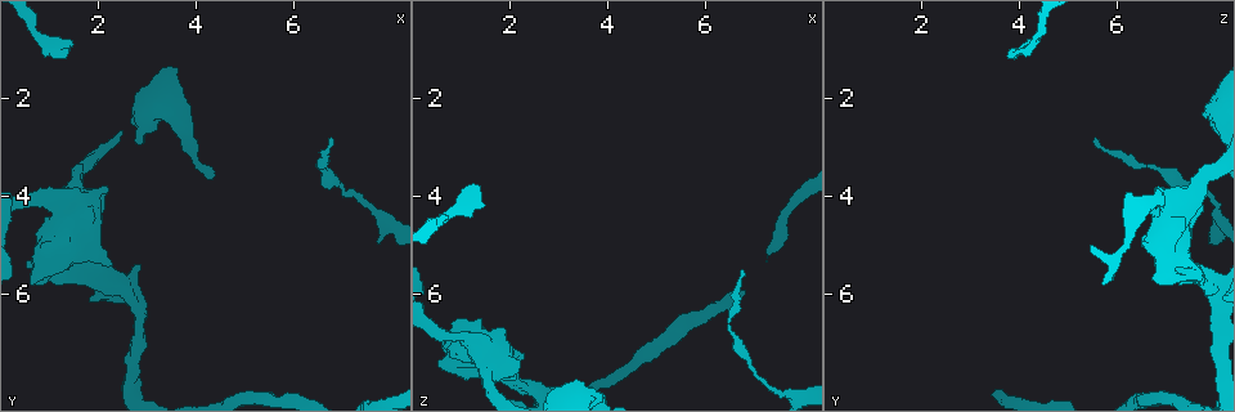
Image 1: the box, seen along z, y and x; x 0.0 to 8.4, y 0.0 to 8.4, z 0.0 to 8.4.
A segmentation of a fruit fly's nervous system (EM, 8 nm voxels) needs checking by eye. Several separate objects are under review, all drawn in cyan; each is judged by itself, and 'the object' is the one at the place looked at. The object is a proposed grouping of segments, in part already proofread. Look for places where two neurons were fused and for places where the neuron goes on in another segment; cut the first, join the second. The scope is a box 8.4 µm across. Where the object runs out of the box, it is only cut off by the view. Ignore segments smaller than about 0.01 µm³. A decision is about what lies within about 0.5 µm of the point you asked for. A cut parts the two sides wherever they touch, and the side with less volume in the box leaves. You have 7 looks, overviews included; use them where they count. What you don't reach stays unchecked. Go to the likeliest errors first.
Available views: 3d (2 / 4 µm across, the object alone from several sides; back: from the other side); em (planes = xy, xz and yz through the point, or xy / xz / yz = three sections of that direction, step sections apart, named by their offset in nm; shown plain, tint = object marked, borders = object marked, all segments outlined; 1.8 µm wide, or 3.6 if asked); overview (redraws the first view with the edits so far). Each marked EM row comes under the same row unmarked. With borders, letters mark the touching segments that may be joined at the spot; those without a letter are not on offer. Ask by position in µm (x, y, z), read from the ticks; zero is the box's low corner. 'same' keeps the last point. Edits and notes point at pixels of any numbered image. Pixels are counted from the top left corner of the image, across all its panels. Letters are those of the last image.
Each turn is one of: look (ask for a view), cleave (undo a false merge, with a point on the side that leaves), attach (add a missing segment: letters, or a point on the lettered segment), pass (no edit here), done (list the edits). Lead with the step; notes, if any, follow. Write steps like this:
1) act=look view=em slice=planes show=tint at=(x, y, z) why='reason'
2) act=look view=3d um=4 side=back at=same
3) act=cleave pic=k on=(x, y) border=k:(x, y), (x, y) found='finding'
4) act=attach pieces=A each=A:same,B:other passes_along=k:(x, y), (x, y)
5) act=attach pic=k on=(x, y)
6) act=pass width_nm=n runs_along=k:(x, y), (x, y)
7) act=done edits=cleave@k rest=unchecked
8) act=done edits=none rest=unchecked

act=look view=em slice=planes show=tint at=(6.70, 2.75, 5.55)

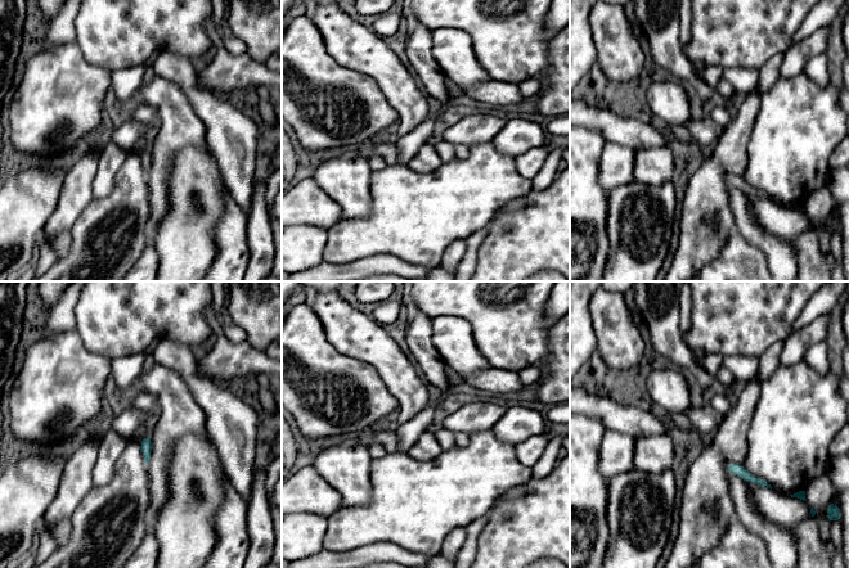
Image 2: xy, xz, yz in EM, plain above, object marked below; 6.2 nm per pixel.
act=look view=em slice=planes show=borders at=same why='what lies round it'

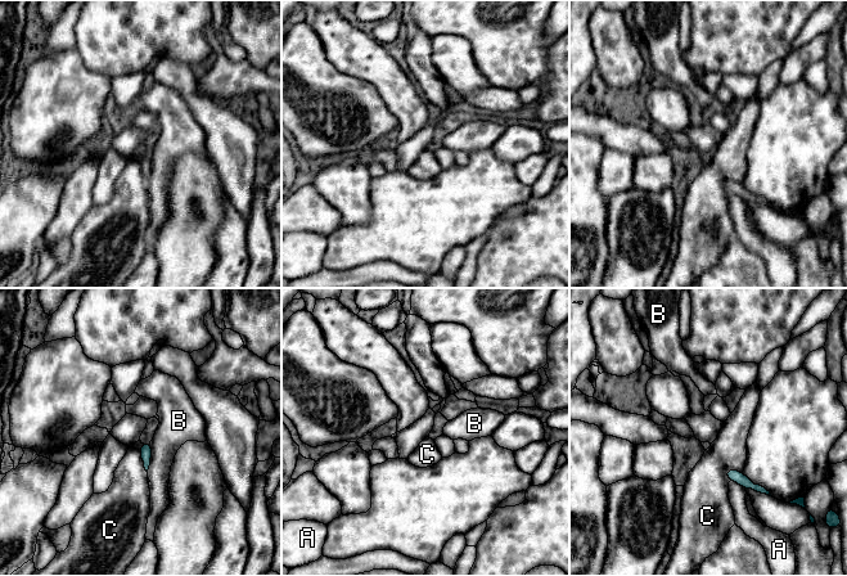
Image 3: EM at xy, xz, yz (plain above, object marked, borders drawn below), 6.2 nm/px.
act=pass width_nm=70 each=A:other,B:other,C:other border=3:(142, 444), (142, 463), (147, 472) found='none of them fits'

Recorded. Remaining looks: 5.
act=look view=3d um=4 at=(1.70, 4.15, 7.30) why='calibre changes'

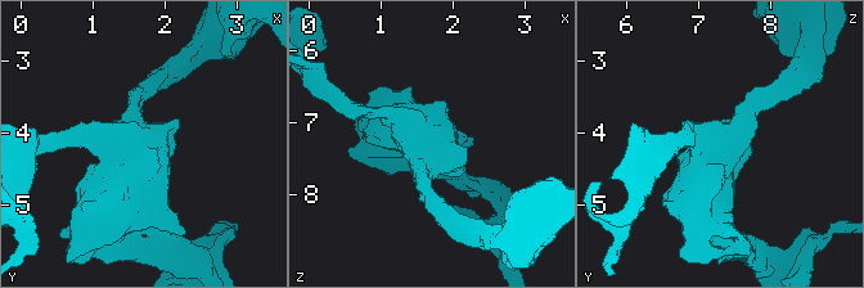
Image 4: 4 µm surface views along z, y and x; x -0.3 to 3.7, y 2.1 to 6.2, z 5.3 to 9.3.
act=look view=em um=3.6 slice=planes show=tint at=(1.65, 4.25, 7.35)

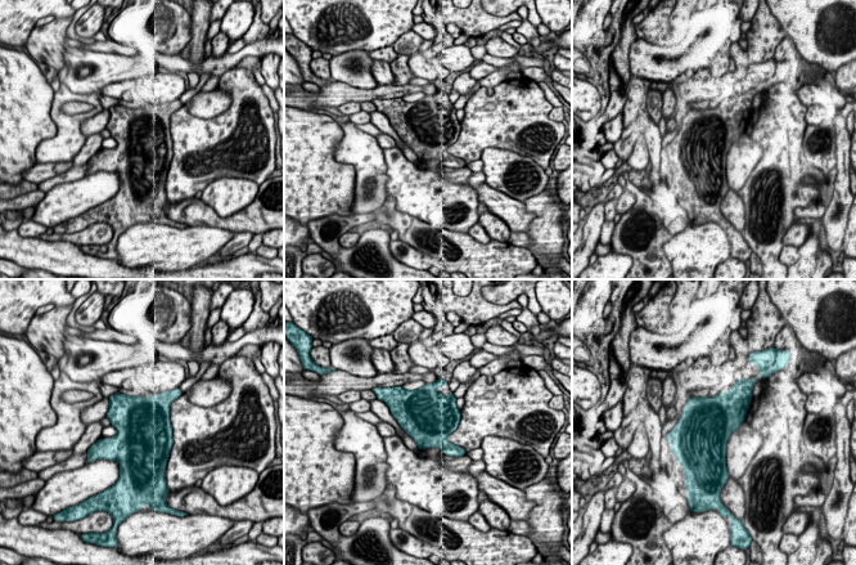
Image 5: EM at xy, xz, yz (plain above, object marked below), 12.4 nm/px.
act=look view=em um=3.6 slice=planes show=borders at=same why='what lies round it'

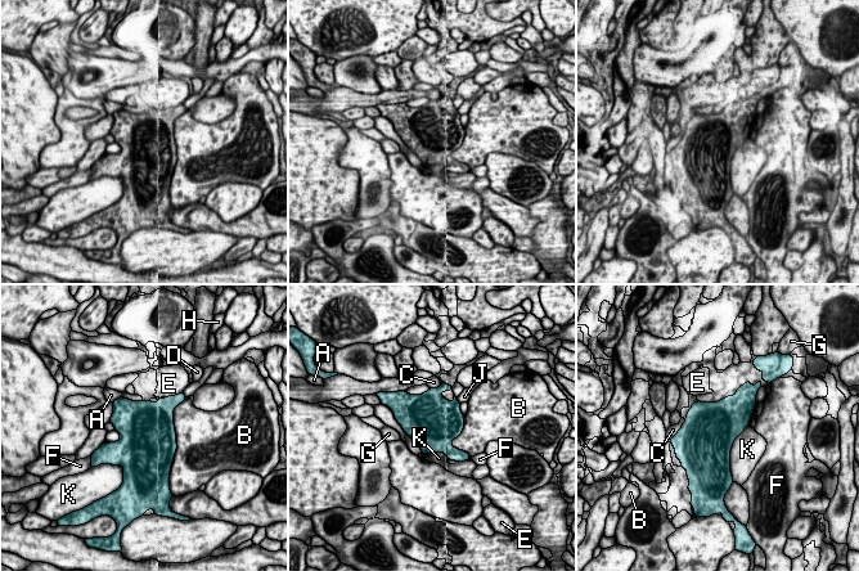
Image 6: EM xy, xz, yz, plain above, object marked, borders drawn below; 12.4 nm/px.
act=pass width_nm=650 each=A:other,B:other,C:other,D:other,E:other,F:other,G:other,H:other,J:other,K:other border=6:(423, 455), (444, 453), (448, 458) found='all the same neuron'

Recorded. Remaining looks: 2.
act=look view=3d um=2 at=(0.80, 0.70, 4.40)

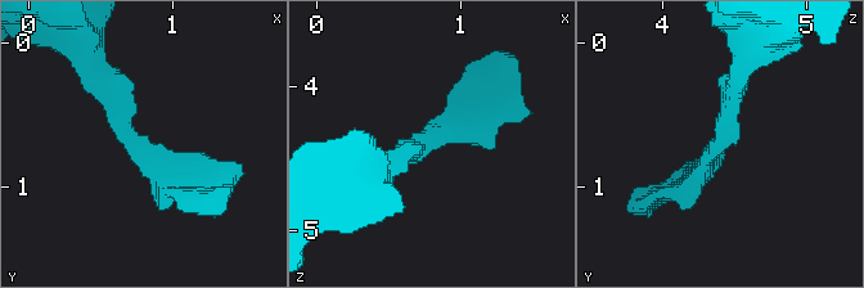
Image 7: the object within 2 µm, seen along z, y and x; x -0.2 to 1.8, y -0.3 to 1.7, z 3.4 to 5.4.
act=look view=em slice=planes show=borders at=(0.78, 0.74, 4.36) why='shape alone is not enough'

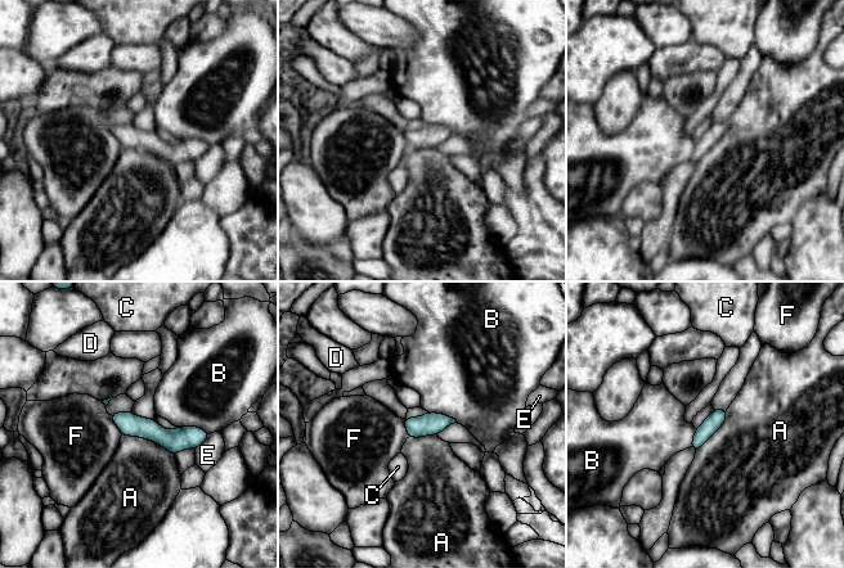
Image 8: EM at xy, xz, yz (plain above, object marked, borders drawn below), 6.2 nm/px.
act=pass each=A:other,B:other,C:other,D:other,E:other,F:other border=8:(121, 434), (148, 438), (174, 455) found='one neuron here'

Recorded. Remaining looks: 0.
act=done edits=none rest=unchecked

